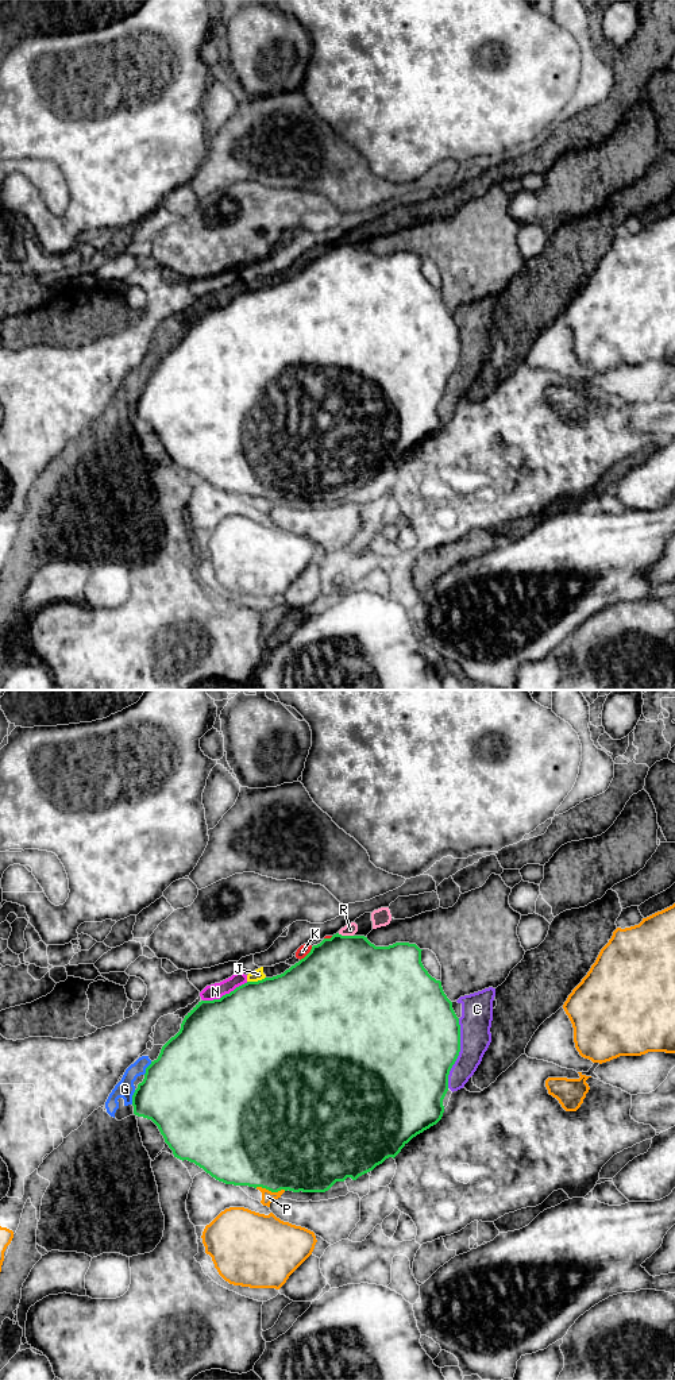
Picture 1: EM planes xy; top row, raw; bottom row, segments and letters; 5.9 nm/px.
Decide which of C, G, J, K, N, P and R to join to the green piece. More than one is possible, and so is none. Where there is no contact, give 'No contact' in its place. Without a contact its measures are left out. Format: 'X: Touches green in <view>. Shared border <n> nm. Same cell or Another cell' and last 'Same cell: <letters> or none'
C: Touches green in xy. Shared border 420 nm. Another cell
G: Touches green in xy. Shared border 90 nm. Another cell
J: Touches green in xy. Shared border 120 nm. Another cell
K: Touches green in xy. Shared border 120 nm. Another cell
N: Touches green in xy. Shared border 300 nm. Another cell
P: Touches green in xy. Shared border 180 nm. Another cell
R: Touches green in xy. Shared border 100 nm. Another cell
Same cell: none

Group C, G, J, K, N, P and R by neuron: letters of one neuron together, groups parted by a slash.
C / G J K N R / P

